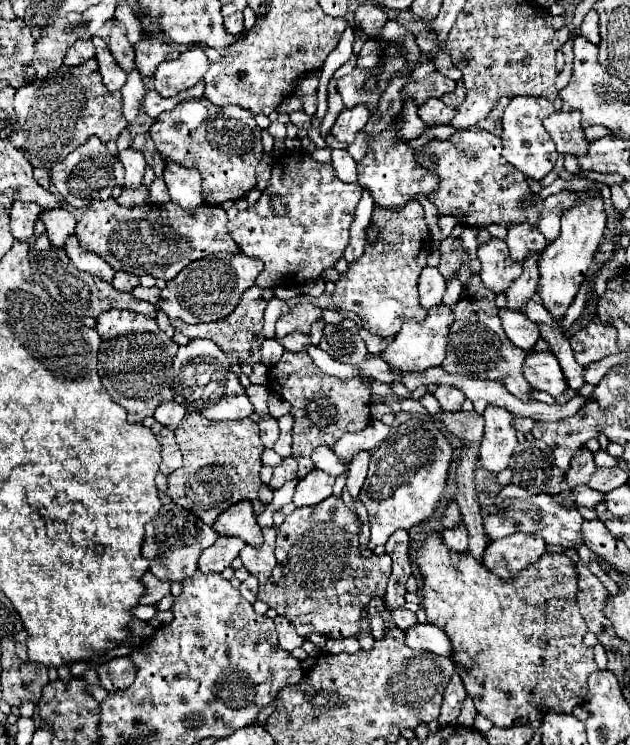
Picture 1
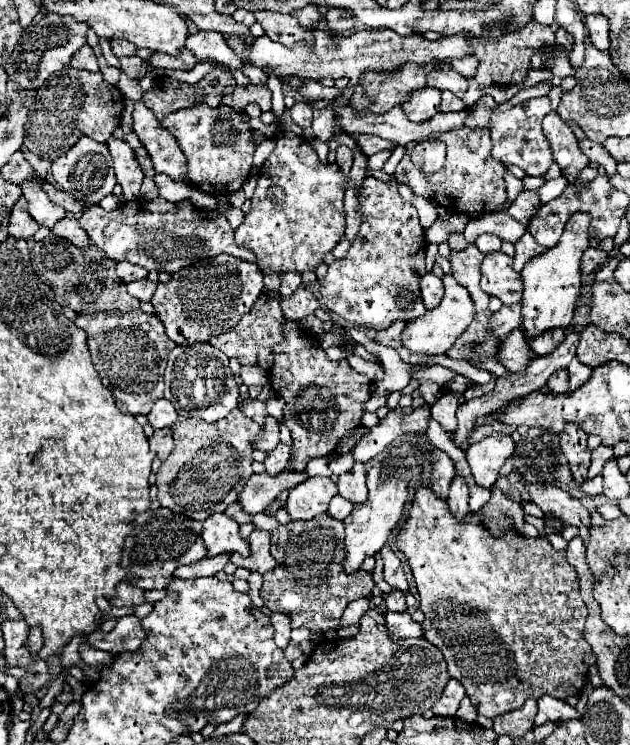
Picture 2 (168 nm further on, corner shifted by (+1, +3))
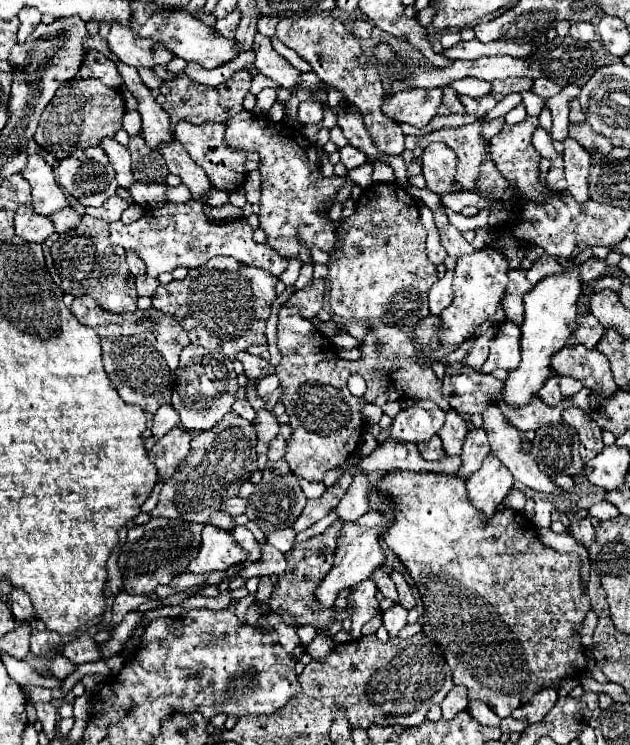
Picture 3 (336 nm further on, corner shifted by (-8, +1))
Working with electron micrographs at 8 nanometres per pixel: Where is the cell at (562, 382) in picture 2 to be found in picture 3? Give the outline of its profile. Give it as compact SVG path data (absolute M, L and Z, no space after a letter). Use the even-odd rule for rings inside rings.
M549 377L549 381L543 385L543 389L539 391L539 399L551 407L557 407L561 405L563 401L563 395L559 391L559 383L557 383L557 377Z

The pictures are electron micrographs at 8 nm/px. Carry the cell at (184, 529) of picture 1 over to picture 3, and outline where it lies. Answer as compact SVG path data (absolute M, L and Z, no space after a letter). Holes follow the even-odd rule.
M151 519L145 525L131 527L117 559L123 575L123 589L131 595L149 595L155 591L157 585L167 585L167 581L183 573L187 565L197 557L201 545L201 531L201 523L189 523L181 519Z

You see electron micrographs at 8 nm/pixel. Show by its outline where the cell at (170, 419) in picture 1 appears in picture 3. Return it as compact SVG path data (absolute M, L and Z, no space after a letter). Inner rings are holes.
M165 405L165 407L159 407L157 413L155 413L151 433L153 433L153 437L159 439L159 437L163 437L169 429L173 429L175 425L179 425L179 417L177 417L175 409L171 409L169 405Z

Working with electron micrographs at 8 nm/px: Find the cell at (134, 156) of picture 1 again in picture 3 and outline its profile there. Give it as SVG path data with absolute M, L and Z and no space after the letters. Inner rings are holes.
M115 139L101 141L101 147L107 153L107 157L109 157L109 161L115 169L119 185L121 187L131 185L133 183L133 173L131 173L131 155L129 155L129 151L123 145L119 145Z

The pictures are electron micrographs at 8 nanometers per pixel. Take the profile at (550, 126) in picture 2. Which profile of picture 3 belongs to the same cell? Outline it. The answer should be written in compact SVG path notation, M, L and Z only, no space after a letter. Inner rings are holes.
M567 137L563 141L565 145L565 179L567 179L567 189L569 193L581 203L589 199L587 193L587 177L589 177L589 167L591 167L591 159L589 153L571 137Z

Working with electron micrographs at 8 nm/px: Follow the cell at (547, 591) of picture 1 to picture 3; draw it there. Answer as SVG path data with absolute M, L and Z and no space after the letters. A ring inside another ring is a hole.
M389 471L381 477L381 481L375 485L375 489L391 499L391 507L395 511L395 519L383 535L383 543L397 555L397 559L407 567L409 575L413 577L413 581L419 589L421 601L423 601L423 625L421 625L423 633L427 637L431 637L443 649L447 665L451 667L451 673L453 673L453 683L463 685L467 689L469 701L483 701L499 717L507 717L517 707L523 707L539 689L543 689L543 687L559 689L561 679L565 679L569 675L577 677L583 671L585 655L583 655L579 629L581 629L583 619L585 619L587 611L591 609L591 605L589 605L589 597L583 593L583 587L581 587L581 575L579 575L581 561L575 553L557 553L551 547L545 547L537 539L535 525L525 515L515 513L511 509L505 509L503 513L497 511L489 523L481 523L483 515L477 509L473 509L469 497L467 497L463 479L457 475L431 473L431 471Z

